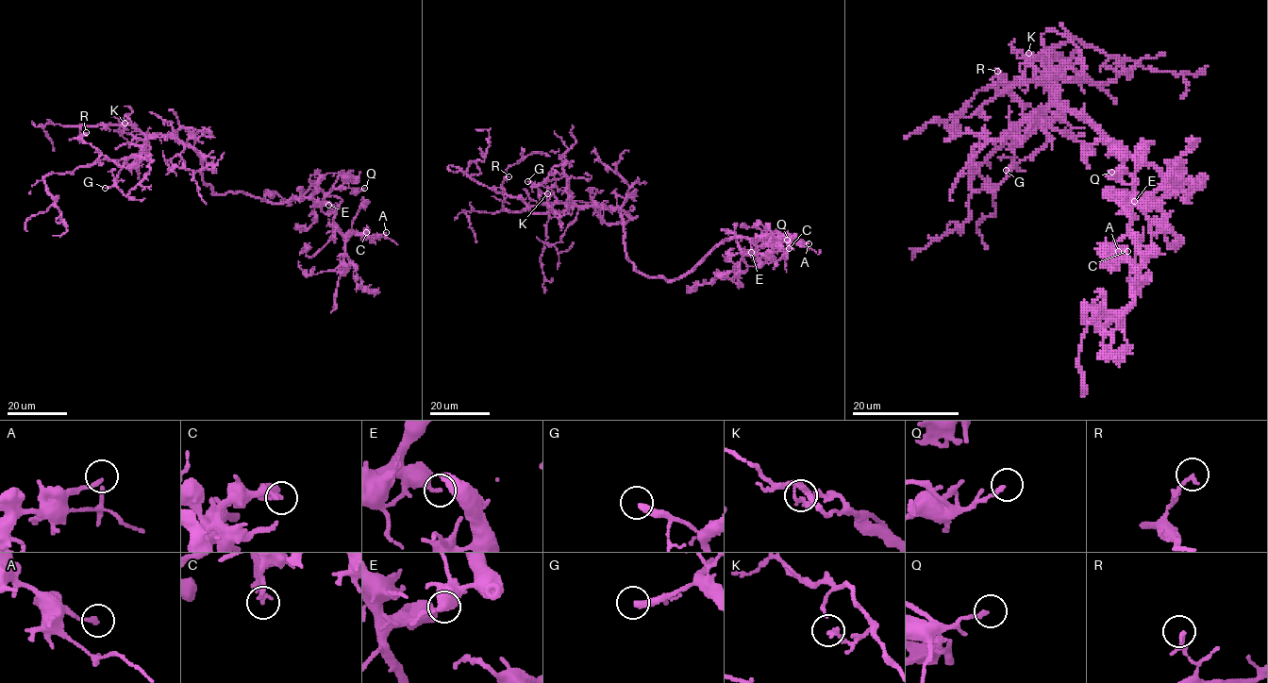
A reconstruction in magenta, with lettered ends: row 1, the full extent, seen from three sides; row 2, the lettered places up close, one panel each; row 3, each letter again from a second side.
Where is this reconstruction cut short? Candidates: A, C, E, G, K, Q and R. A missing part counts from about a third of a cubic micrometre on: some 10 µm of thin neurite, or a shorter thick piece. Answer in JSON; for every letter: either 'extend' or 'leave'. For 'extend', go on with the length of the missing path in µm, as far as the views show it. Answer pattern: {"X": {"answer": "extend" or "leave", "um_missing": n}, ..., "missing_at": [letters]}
{"A": {"answer": "leave"}, "C": {"answer": "leave"}, "E": {"answer": "leave"}, "G": {"answer": "leave"}, "K": {"answer": "leave"}, "Q": {"answer": "leave"}, "R": {"answer": "leave"}, "missing_at": []}

